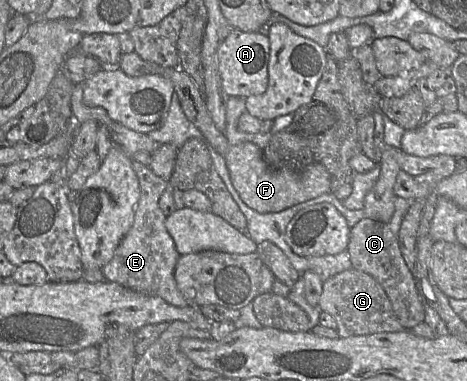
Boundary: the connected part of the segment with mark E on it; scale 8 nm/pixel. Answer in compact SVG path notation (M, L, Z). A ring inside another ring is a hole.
M131 160L138 178L140 196L135 206L133 224L117 246L113 257L102 268L105 279L140 293L159 296L166 302L185 307L188 302L177 287L174 270L180 254L165 227L166 216L158 202L167 186L167 181L154 174L148 166Z

